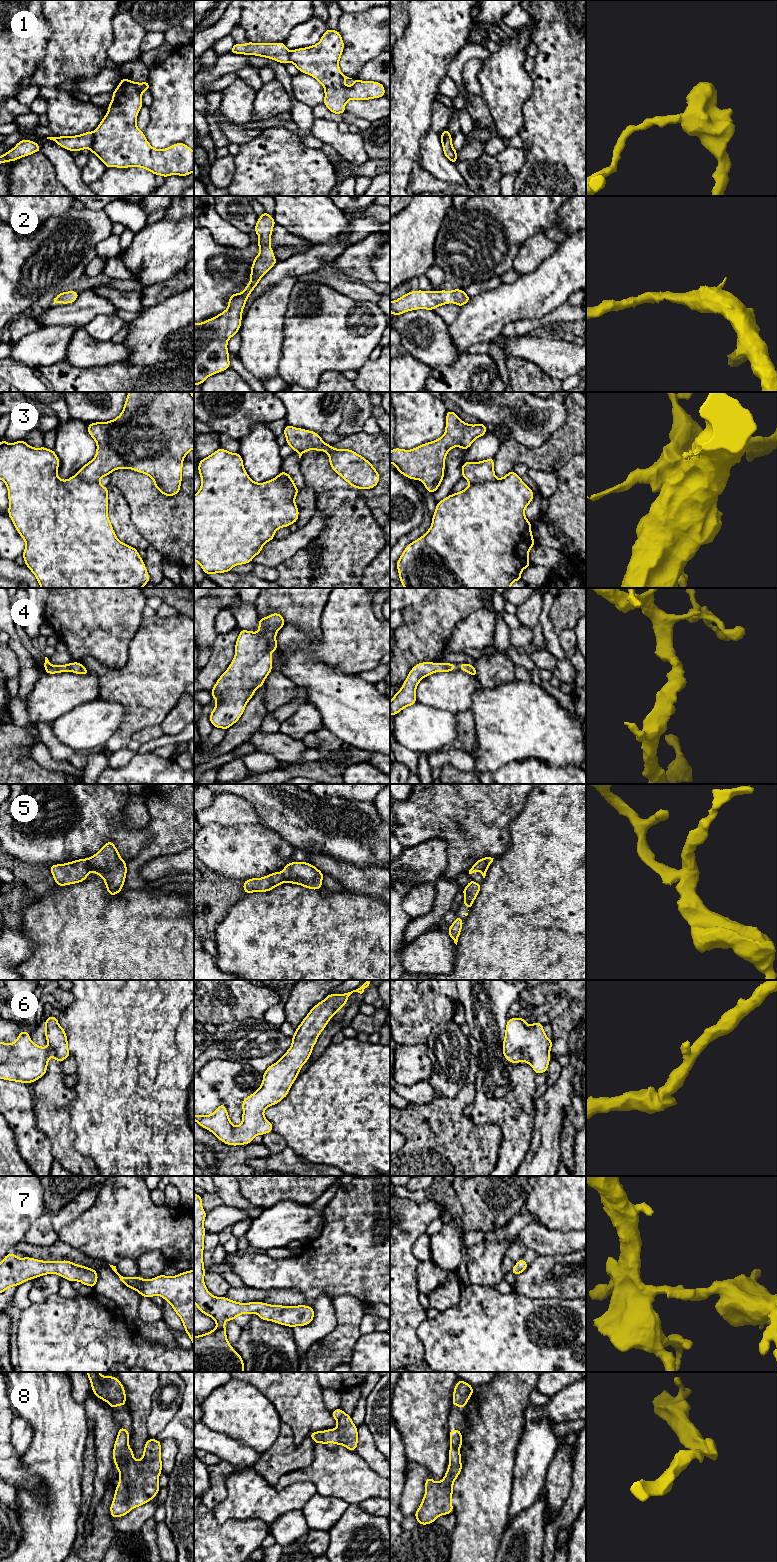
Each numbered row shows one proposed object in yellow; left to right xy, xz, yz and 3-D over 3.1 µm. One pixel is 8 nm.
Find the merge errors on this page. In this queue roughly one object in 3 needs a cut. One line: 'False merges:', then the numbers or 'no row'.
False merges: 1, 3

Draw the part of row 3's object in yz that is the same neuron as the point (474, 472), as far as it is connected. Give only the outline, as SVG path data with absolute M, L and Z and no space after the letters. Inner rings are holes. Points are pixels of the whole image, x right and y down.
M494 458L479 462L466 461L462 467L462 478L470 484L480 484L495 479Z

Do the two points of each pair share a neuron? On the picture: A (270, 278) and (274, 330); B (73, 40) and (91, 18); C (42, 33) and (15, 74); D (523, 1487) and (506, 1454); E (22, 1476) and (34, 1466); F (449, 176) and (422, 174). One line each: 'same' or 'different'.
A: different
B: same
C: same
D: different
E: different
F: different

